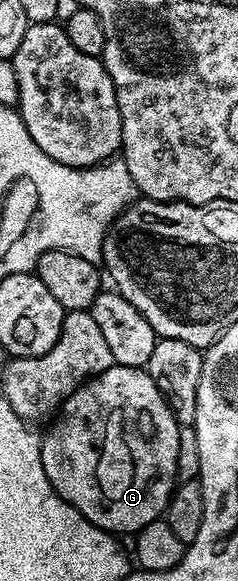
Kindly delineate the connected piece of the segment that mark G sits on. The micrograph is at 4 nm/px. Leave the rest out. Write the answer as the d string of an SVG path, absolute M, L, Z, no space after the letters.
M113 365L108 367L100 375L90 378L85 385L79 385L78 389L64 402L56 416L49 422L50 430L42 437L42 462L44 471L52 483L52 487L65 499L76 511L80 511L96 527L115 535L124 532L137 534L148 523L159 520L165 514L167 505L175 493L176 478L178 475L178 452L180 451L180 426L174 418L174 412L170 410L170 404L166 402L166 396L160 391L150 374L145 368L137 369L127 365Z

